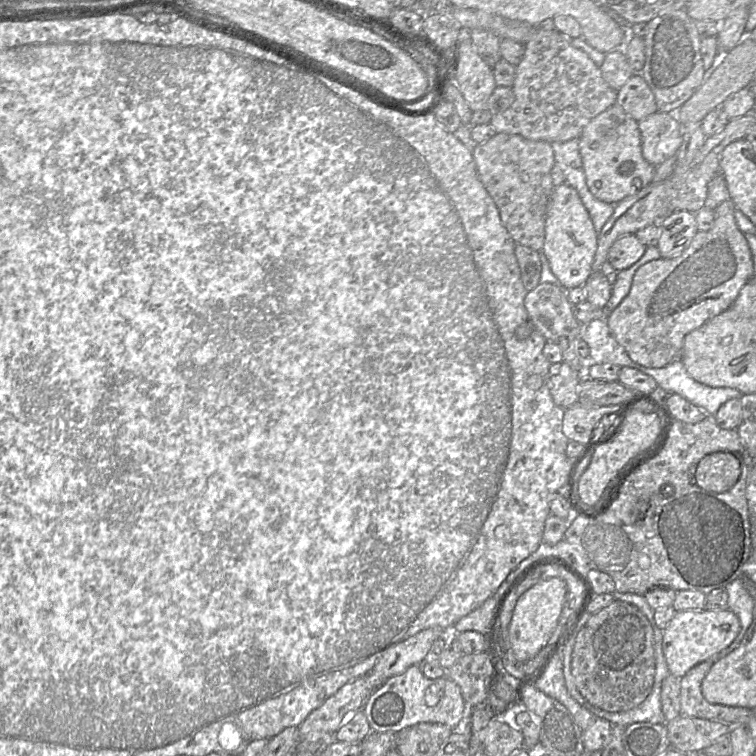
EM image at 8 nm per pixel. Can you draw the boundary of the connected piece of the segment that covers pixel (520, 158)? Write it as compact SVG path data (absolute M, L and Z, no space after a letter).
M496 133L488 141L474 145L472 156L478 176L494 200L501 221L514 242L537 252L542 250L547 206L554 190L551 170L556 162L551 143Z

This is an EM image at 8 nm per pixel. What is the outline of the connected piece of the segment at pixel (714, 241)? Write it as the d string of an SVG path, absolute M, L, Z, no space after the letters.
M724 201L713 211L714 223L710 230L698 231L689 247L679 256L659 258L641 266L634 274L628 295L608 313L607 324L611 334L635 363L648 368L661 368L681 360L685 336L727 310L736 300L741 288L755 274L745 234L735 221L732 201Z

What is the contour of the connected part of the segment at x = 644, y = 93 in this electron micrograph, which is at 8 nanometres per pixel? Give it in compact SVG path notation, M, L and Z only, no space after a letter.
M640 73L619 89L616 105L637 122L658 111L654 94Z

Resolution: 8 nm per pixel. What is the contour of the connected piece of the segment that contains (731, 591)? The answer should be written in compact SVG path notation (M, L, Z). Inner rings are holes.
M735 579L725 586L728 594L728 609L731 610L740 621L740 631L734 641L725 649L713 657L720 660L739 647L748 628L753 621L754 600L744 587L740 579Z

